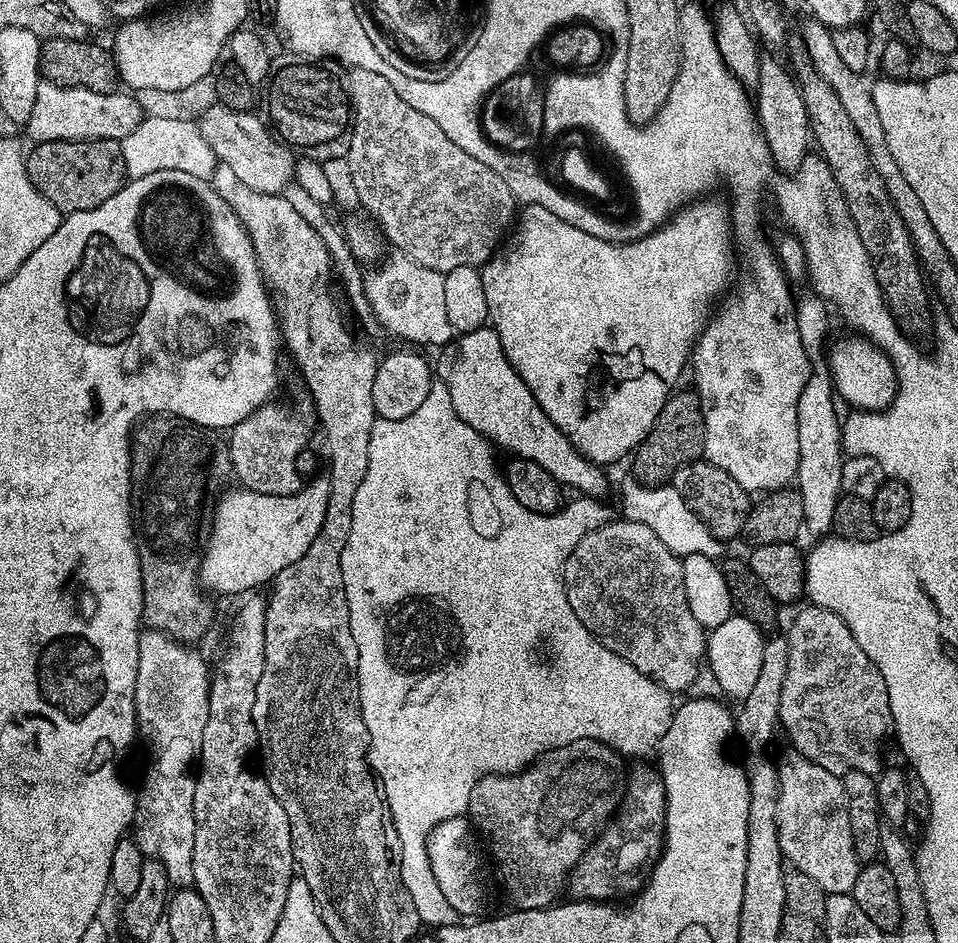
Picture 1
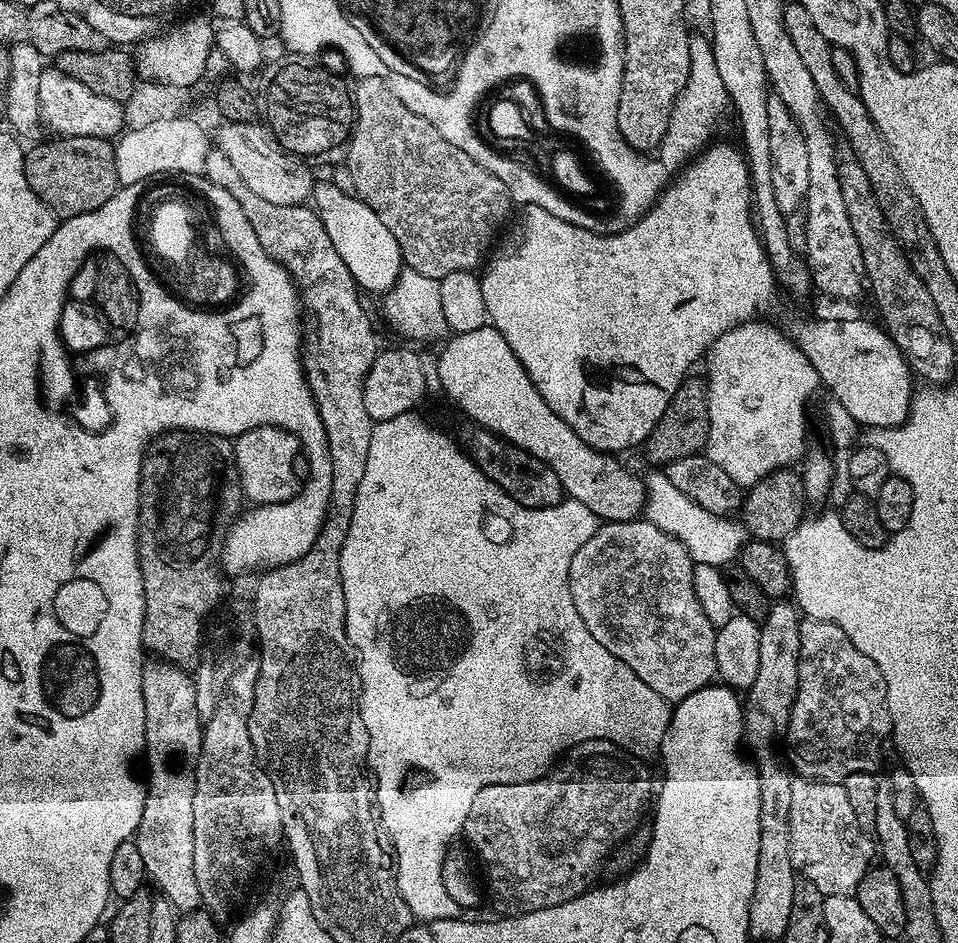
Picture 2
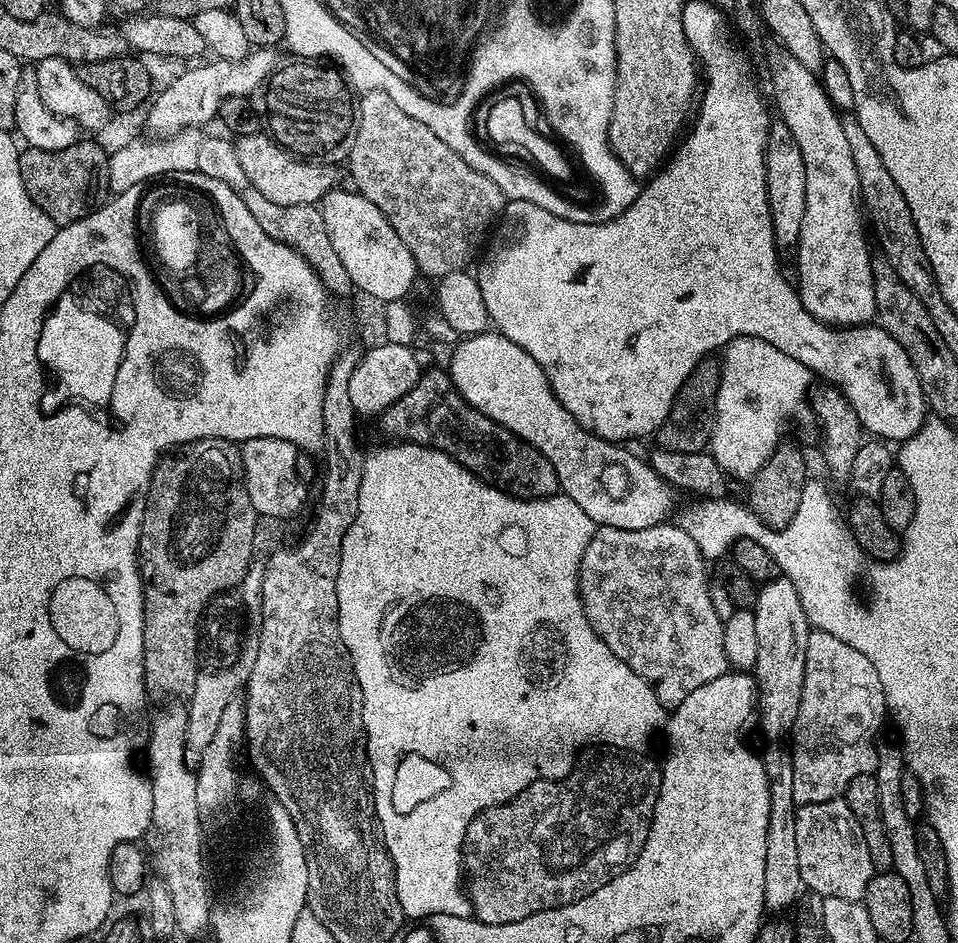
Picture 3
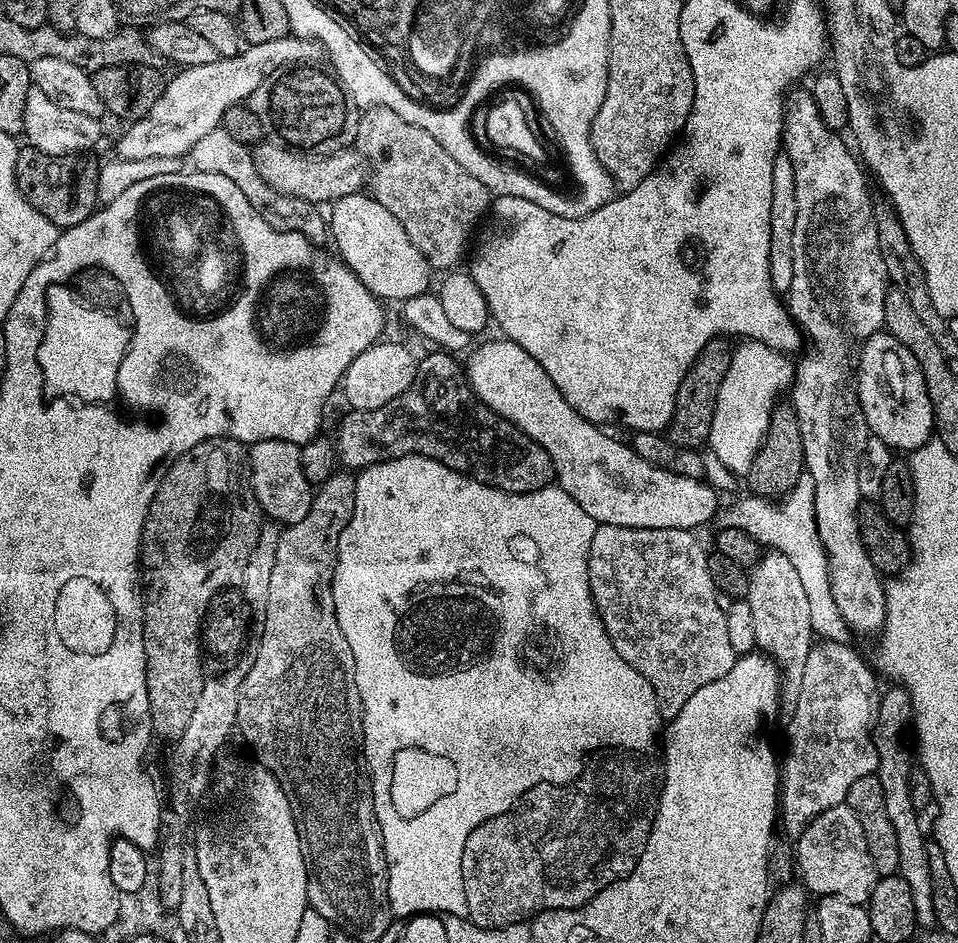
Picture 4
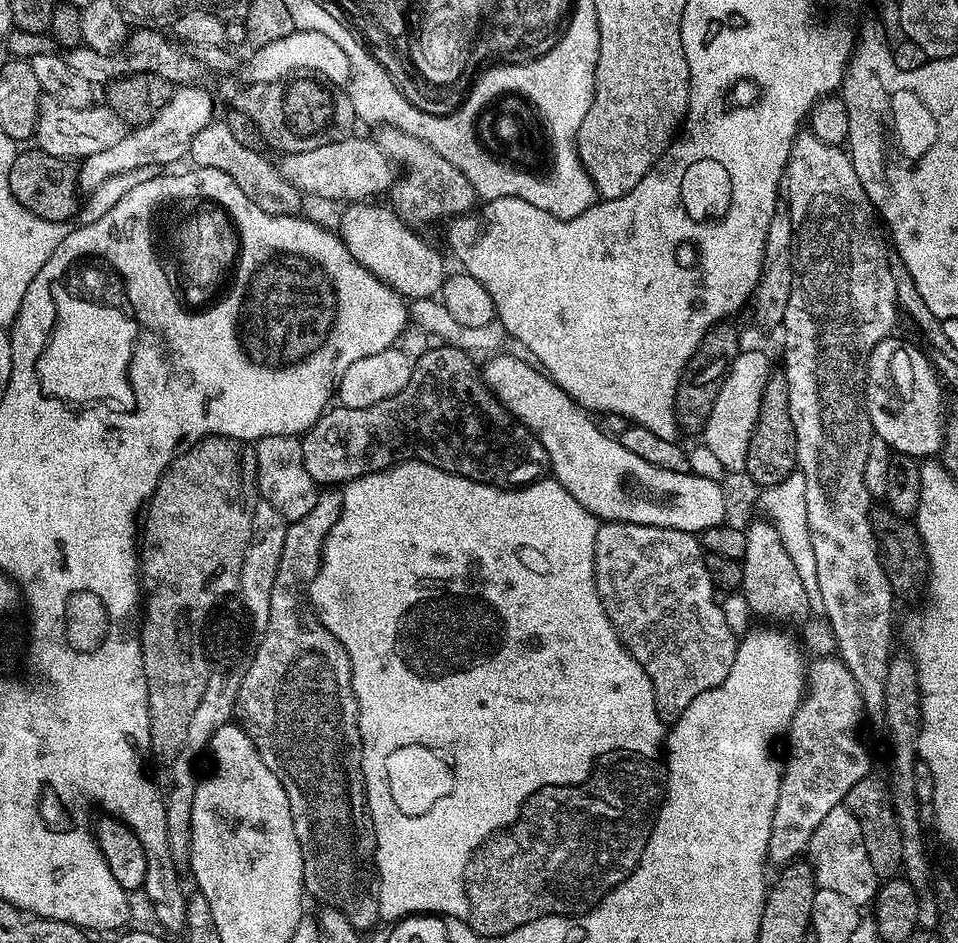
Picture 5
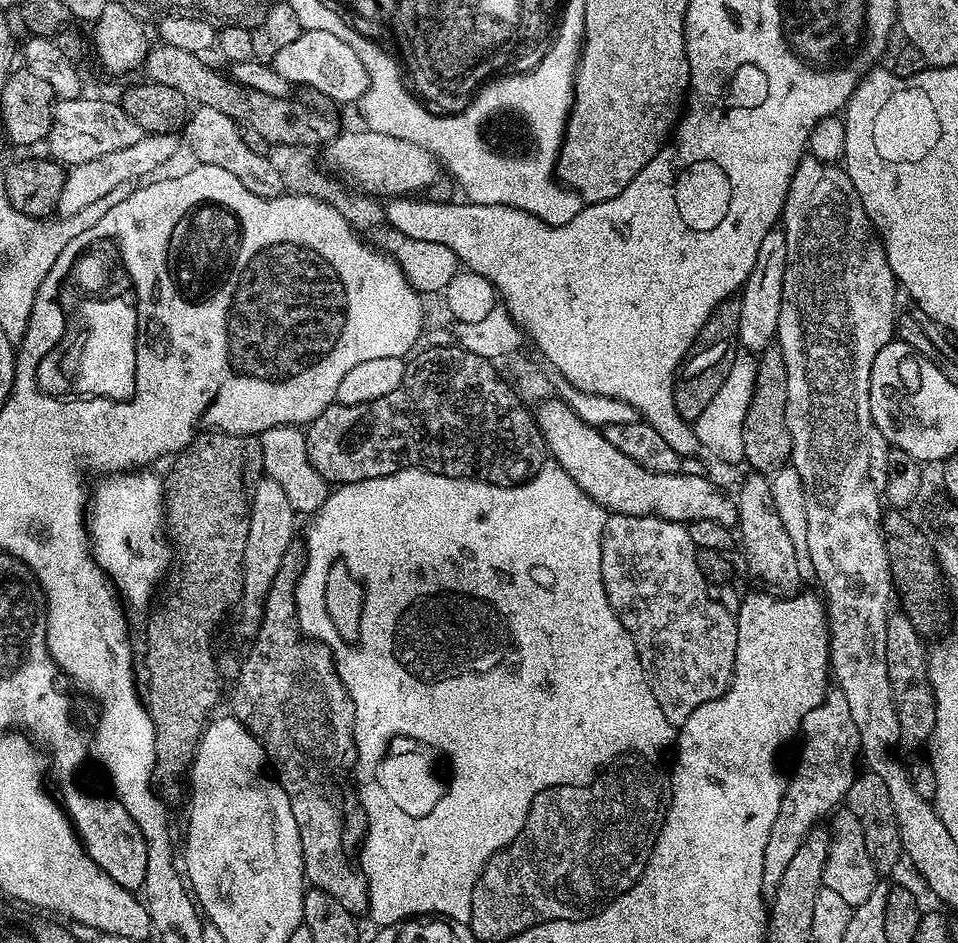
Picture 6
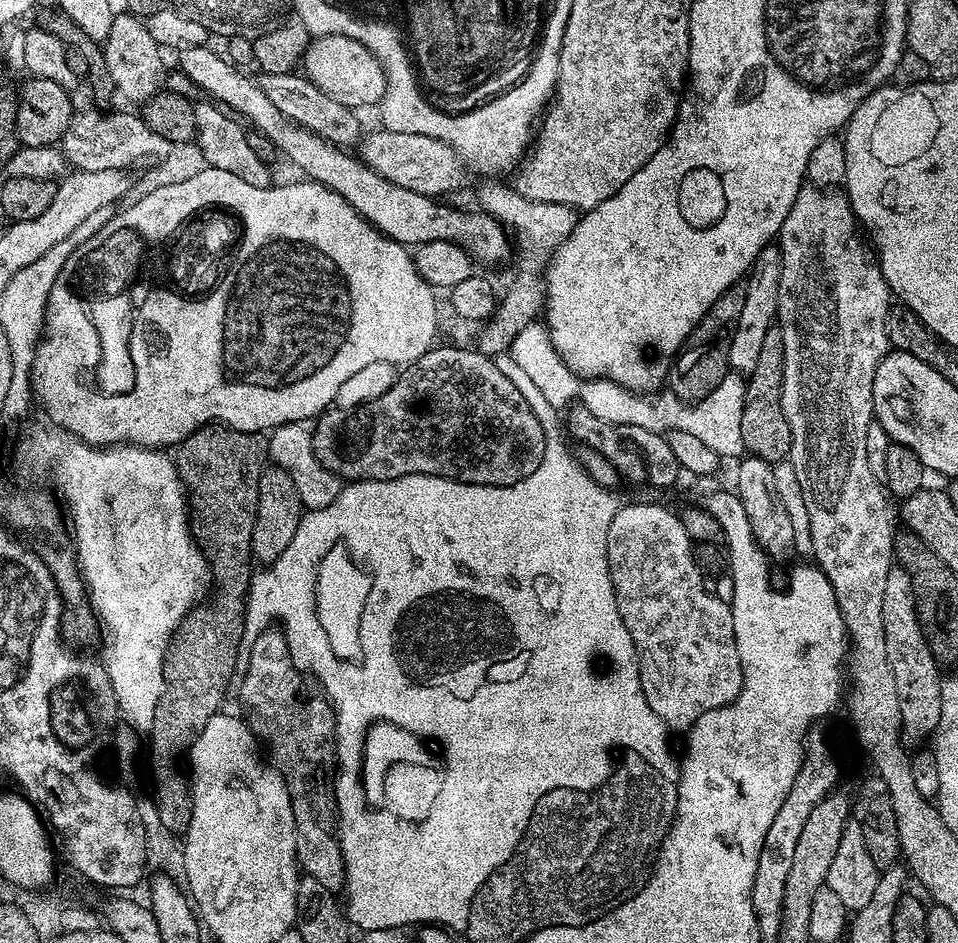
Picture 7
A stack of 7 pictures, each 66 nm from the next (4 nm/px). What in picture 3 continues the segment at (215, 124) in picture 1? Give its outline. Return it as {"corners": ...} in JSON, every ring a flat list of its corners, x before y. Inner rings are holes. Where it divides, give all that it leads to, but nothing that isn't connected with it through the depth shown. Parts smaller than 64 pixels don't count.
{"corners":[[263,131,246,134,235,141,238,162,246,170,246,178,254,182,258,194,278,202,278,206,302,206,303,204,319,205,332,188,337,187,336,168,328,162,317,162,312,158,301,158,286,148,280,147,271,135]]}

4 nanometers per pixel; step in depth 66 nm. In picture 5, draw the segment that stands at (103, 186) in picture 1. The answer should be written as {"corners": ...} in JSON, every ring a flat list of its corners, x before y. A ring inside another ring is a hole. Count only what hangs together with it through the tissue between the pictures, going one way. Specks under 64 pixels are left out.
{"corners":[[20,150,14,158,14,166,10,166,8,181,14,198,18,198,18,202,38,218,62,224,71,221,71,216,73,219,82,207,82,200,78,195,78,168,73,161,51,157,39,150]]}

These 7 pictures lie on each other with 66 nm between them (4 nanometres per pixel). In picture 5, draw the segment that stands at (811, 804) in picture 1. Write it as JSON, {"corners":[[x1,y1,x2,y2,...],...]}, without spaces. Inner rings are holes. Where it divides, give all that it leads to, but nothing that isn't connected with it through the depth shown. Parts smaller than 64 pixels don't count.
{"corners":[[847,806,830,810,830,814,822,818,818,830,814,830,814,838,810,838,806,856,812,865,812,874,816,878,817,888,834,890,842,894,842,898,846,898,851,904,857,906,871,905,875,901,878,881,874,874,874,866,870,866,870,854,866,854,866,838,862,838,862,826,858,826,858,818,850,814]]}

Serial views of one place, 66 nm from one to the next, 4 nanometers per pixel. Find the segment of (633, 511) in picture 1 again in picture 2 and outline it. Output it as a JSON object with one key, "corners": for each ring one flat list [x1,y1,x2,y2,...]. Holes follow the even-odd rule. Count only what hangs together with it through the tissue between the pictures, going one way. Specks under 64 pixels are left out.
{"corners":[[652,470,646,476,646,495,644,498,643,515,658,530,670,534,690,554,693,565,705,564,723,569,731,565,740,555,740,549,749,539,748,530,739,519,712,514,710,510,702,510,698,502,686,498,670,478,662,470]]}

